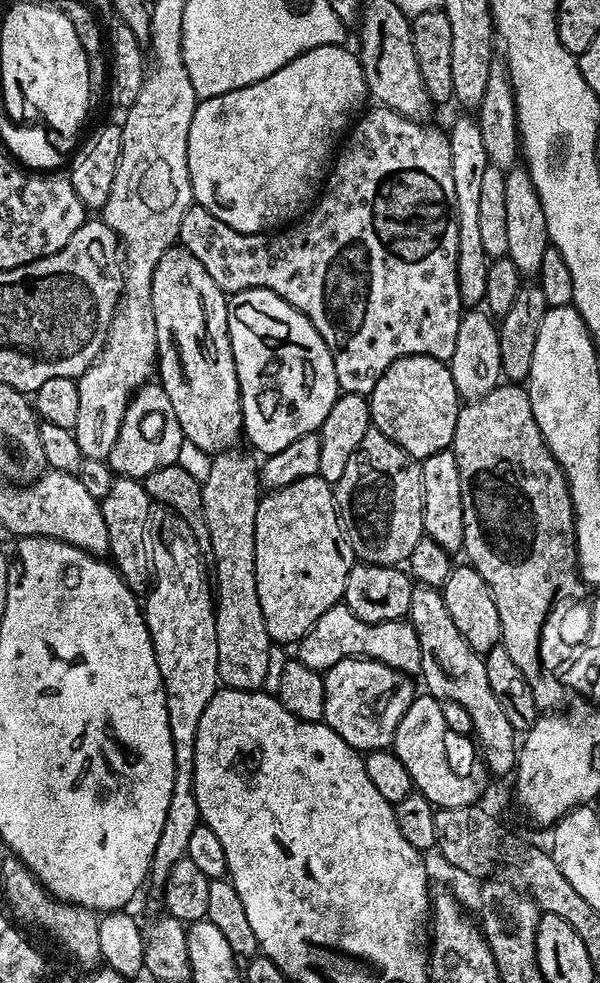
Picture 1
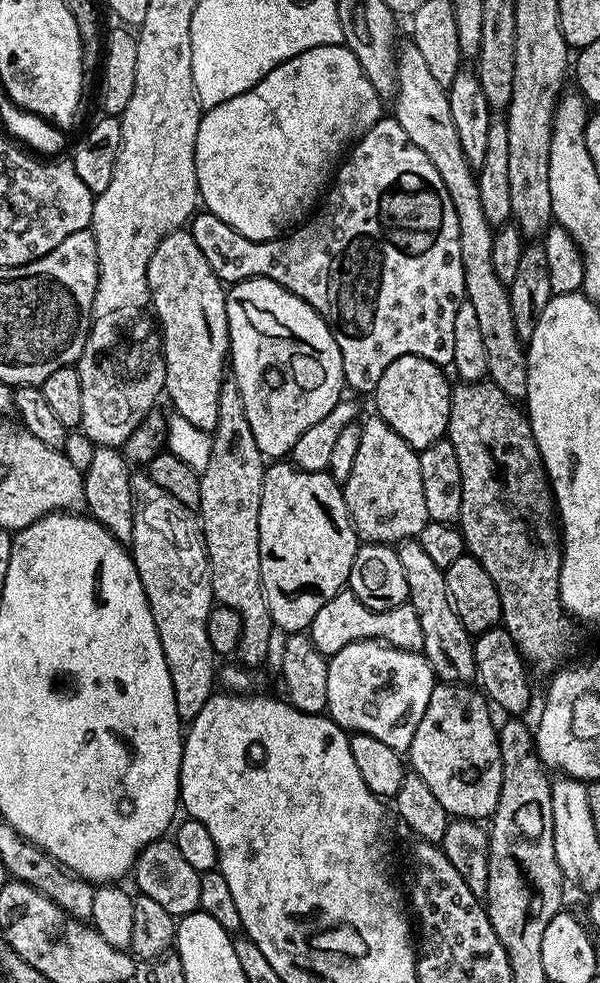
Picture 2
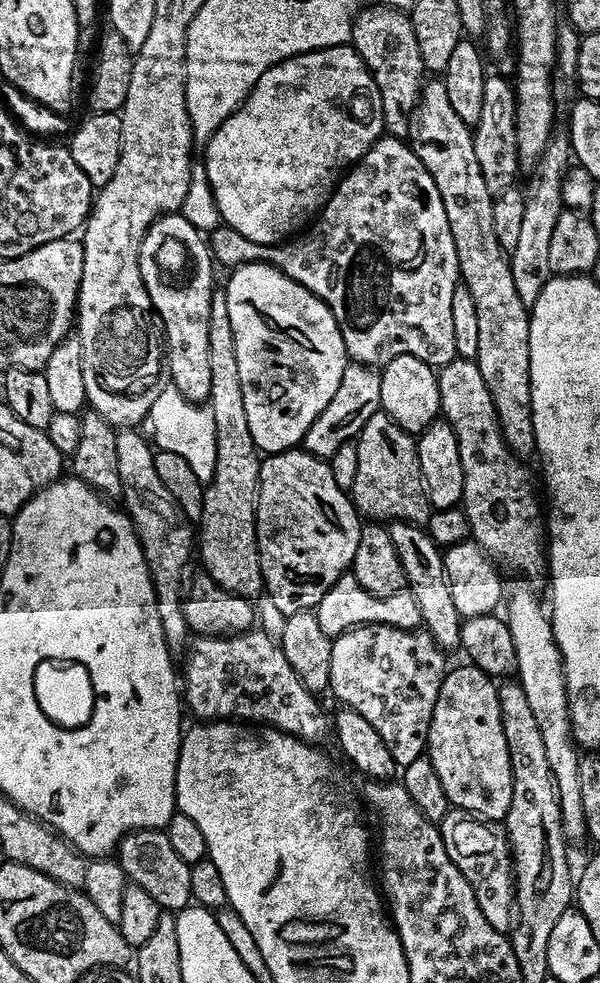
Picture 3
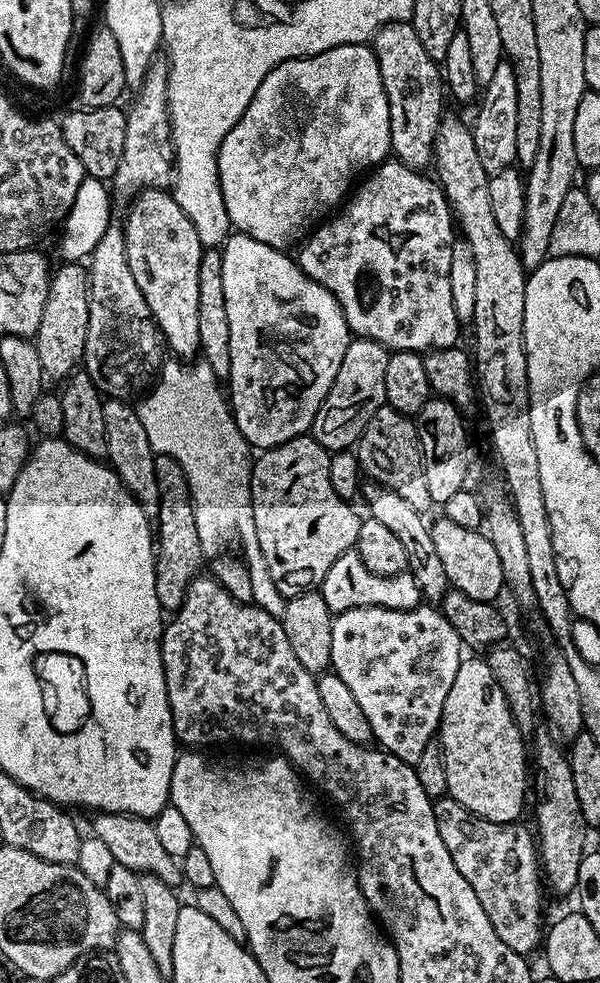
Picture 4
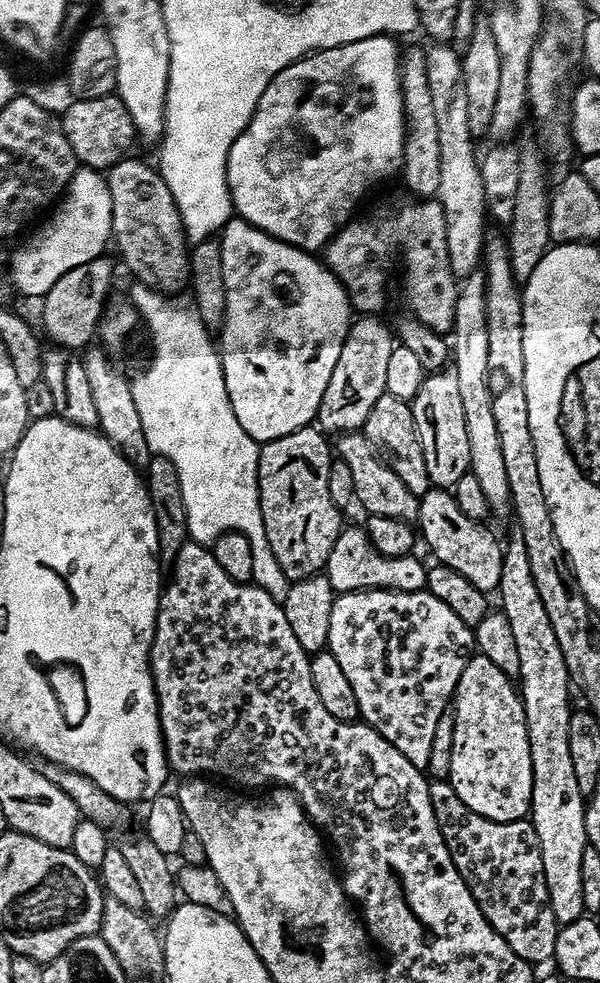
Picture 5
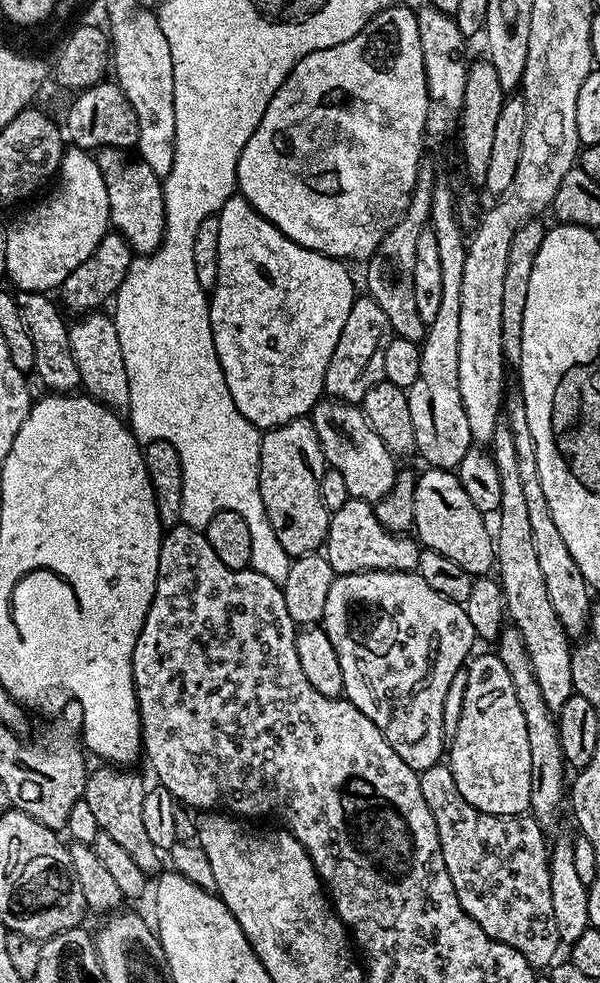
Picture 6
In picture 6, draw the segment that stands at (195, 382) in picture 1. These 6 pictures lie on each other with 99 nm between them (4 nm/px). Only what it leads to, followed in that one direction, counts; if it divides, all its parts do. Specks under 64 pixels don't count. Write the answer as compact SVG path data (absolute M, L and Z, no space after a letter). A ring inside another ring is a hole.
M102 148L95 153L102 182L106 182L106 198L110 224L125 240L133 253L151 254L164 237L164 185L162 178L150 170L145 160L131 148Z

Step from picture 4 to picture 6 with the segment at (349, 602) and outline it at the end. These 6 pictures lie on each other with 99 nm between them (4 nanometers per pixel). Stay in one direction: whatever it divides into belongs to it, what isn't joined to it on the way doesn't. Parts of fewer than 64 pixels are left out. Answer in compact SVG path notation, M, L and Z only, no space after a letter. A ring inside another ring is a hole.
M349 499L342 510L331 513L328 522L328 539L322 545L336 576L359 572L414 572L422 548L411 535L386 530L378 522L376 509L365 500Z

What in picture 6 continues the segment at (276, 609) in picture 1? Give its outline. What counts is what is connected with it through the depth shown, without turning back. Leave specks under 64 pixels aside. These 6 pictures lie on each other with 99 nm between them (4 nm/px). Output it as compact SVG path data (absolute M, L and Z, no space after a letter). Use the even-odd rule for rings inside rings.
M311 419L291 420L277 428L267 429L260 437L260 493L264 503L264 513L278 542L282 542L282 550L286 550L286 554L290 557L309 556L328 539L330 513L322 502L320 493L325 467L324 451L318 442L318 434Z

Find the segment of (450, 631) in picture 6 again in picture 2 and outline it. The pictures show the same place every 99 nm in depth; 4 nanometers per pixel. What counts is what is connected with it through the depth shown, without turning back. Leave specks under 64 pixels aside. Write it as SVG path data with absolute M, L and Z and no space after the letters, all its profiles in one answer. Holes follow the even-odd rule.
M379 640L350 642L350 646L342 646L328 661L326 712L345 733L370 734L370 738L378 738L378 742L386 742L386 746L404 754L414 738L414 730L418 730L418 722L422 722L422 714L426 714L426 705L437 682L436 672L423 651L402 650Z

